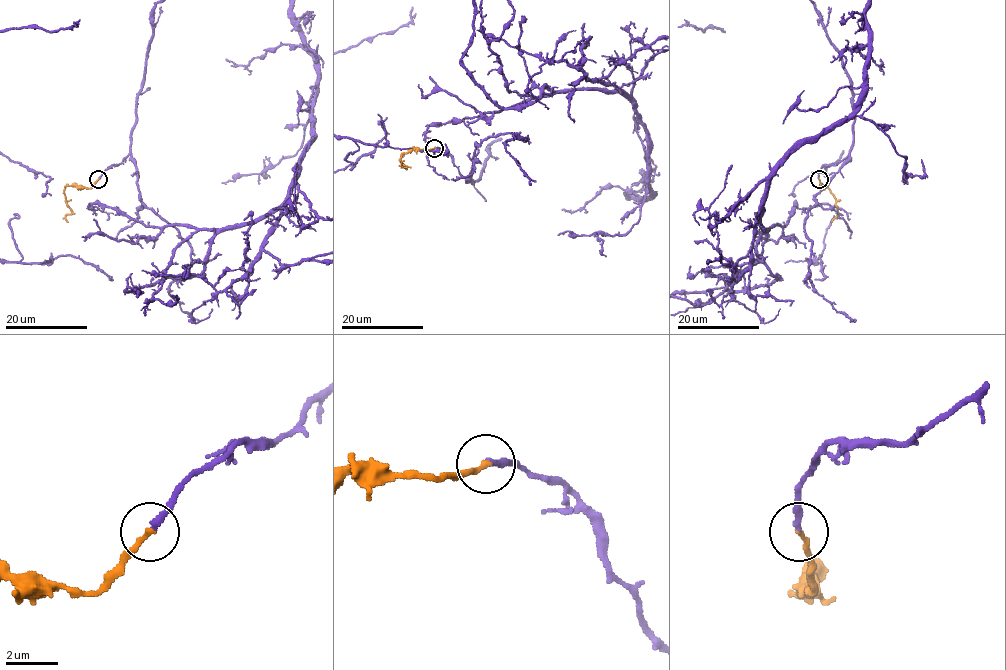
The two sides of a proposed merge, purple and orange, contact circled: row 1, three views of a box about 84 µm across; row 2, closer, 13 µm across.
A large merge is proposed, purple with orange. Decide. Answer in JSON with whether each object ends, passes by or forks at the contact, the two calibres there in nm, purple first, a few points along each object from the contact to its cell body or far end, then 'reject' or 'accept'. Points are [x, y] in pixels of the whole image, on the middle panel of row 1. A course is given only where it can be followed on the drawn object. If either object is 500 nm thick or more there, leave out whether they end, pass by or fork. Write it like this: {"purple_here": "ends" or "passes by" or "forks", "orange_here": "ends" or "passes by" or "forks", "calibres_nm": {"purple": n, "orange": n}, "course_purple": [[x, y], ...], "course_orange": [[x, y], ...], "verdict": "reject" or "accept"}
{"purple_here": "ends", "orange_here": "ends", "calibres_nm": {"purple": 240, "orange": 220}, "course_orange": [[434, 148], [409, 150], [401, 155], [401, 164], [406, 167], [401, 166], [403, 160]], "verdict": "accept"}

